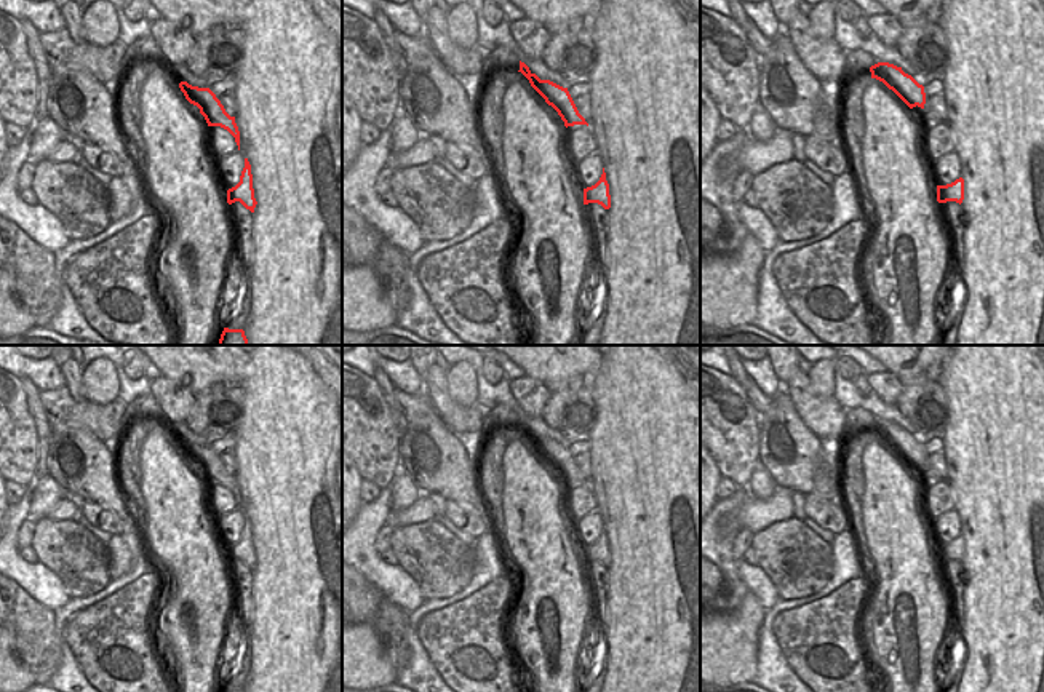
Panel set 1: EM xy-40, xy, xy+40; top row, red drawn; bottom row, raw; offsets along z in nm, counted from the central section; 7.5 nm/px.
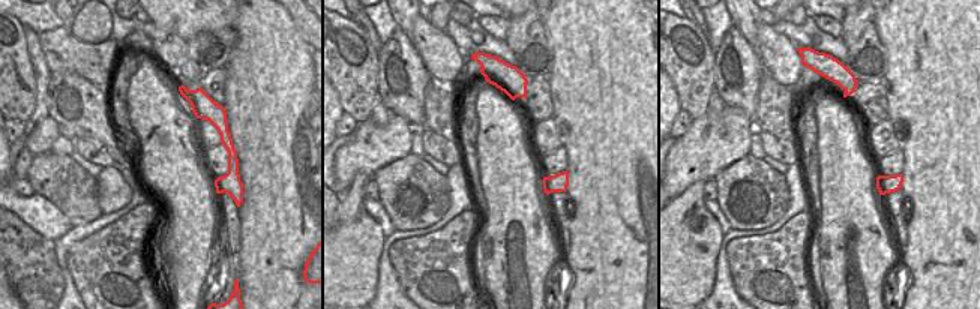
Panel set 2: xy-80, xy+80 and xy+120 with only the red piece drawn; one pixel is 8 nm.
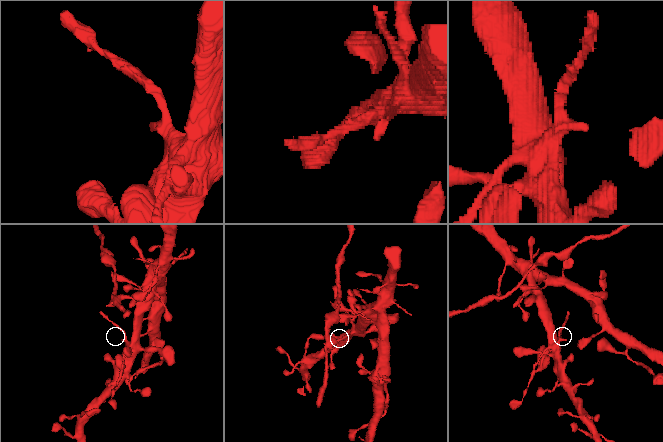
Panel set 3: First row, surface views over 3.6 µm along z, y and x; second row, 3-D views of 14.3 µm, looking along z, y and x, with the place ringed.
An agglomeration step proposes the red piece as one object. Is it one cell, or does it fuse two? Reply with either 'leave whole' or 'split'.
split

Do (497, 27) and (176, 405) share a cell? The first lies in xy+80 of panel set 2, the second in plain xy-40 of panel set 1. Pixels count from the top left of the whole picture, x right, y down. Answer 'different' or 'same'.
same

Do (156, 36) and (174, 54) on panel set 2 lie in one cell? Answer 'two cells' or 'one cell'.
one cell

